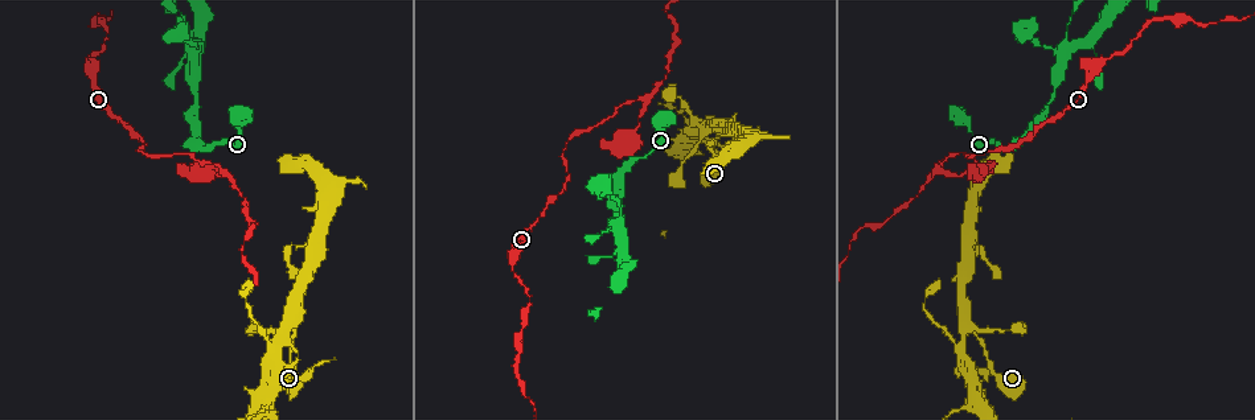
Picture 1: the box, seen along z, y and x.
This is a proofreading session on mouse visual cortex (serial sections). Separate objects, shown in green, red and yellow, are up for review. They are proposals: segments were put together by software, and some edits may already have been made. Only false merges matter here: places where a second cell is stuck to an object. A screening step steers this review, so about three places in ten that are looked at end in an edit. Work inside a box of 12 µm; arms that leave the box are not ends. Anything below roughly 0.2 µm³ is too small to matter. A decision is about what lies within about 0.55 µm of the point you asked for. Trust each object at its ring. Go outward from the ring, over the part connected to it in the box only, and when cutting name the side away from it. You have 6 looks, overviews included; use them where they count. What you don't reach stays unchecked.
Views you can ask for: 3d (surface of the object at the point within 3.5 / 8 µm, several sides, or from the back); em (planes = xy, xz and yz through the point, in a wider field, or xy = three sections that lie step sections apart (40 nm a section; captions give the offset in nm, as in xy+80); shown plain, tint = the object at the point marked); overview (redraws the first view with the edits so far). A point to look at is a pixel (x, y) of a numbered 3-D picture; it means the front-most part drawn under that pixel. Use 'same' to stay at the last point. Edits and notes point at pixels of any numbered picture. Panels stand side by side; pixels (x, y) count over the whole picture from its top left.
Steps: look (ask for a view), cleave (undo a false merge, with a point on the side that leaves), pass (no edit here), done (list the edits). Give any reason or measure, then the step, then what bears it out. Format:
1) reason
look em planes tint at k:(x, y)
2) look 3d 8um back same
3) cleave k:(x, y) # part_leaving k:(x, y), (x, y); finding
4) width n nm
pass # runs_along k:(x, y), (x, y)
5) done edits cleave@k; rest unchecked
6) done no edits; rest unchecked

thin neck
look 3d 3.5um at 1:(983, 346)

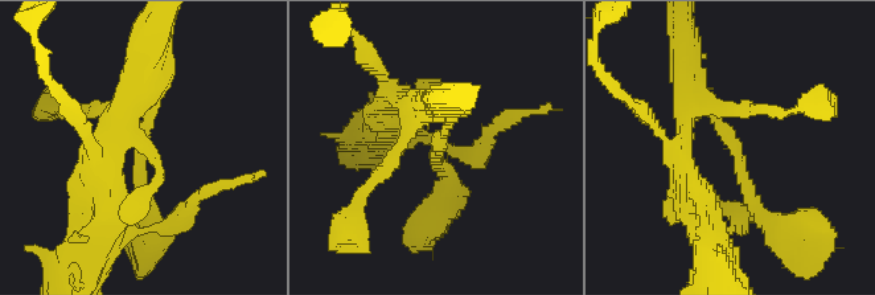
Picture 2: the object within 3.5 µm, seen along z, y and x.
look em xy step 2 tint at 2:(438, 153)

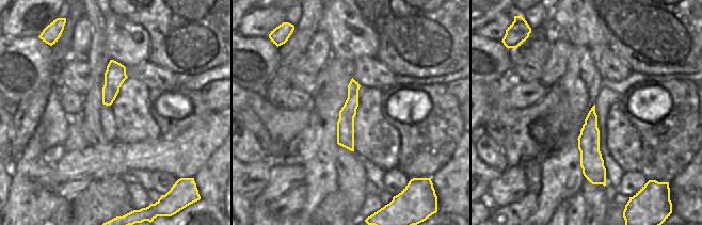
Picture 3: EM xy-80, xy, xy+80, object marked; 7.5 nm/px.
pass # runs_along 3:(592, 112), (591, 162), (603, 181); all the same cell

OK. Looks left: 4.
a fork
look 3d 3.5um at 1:(226, 170)

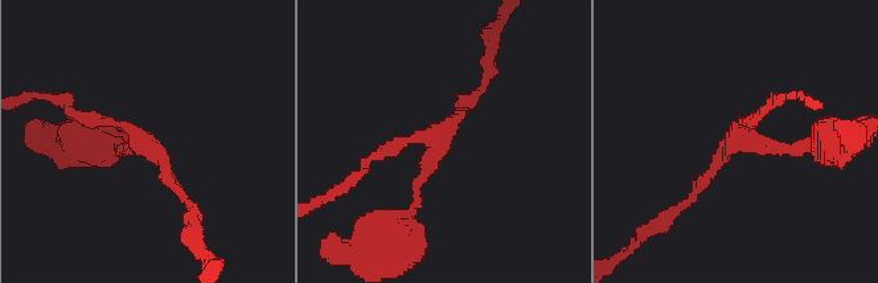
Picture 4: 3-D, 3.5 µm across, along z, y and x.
arms 3; arm_widths 150, 150, 150 nm; shape alone is not enough
look em xy step 1 tint at 4:(141, 136)

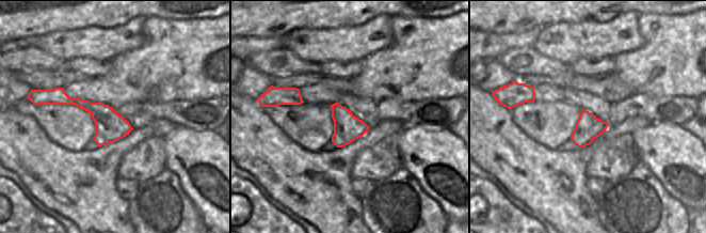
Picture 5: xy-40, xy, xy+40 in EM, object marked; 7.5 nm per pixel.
pass # runs_along 5:(46, 93), (128, 128); continuous, no second cell

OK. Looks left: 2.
done no edits; rest unchecked

